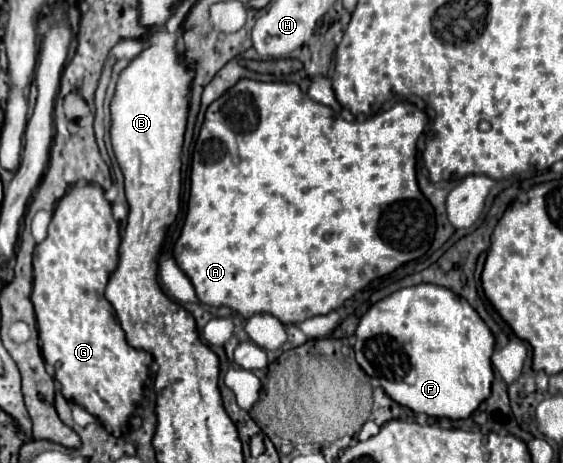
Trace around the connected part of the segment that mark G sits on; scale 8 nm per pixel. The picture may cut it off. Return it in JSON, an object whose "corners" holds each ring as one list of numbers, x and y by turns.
{"corners":[[81,181,72,187,54,209,48,237,36,245,33,257,32,305,38,323,38,337,42,345,42,357,48,367,54,369,54,379,62,385,62,395,86,409,98,423,106,425,114,437,122,435,122,429,134,419,140,401,144,399,144,381,152,363,150,353,132,349,126,343,124,331,114,317,112,305,102,297,110,281,110,275,118,267,120,259,120,227,112,217,112,207,106,201,100,185]]}

